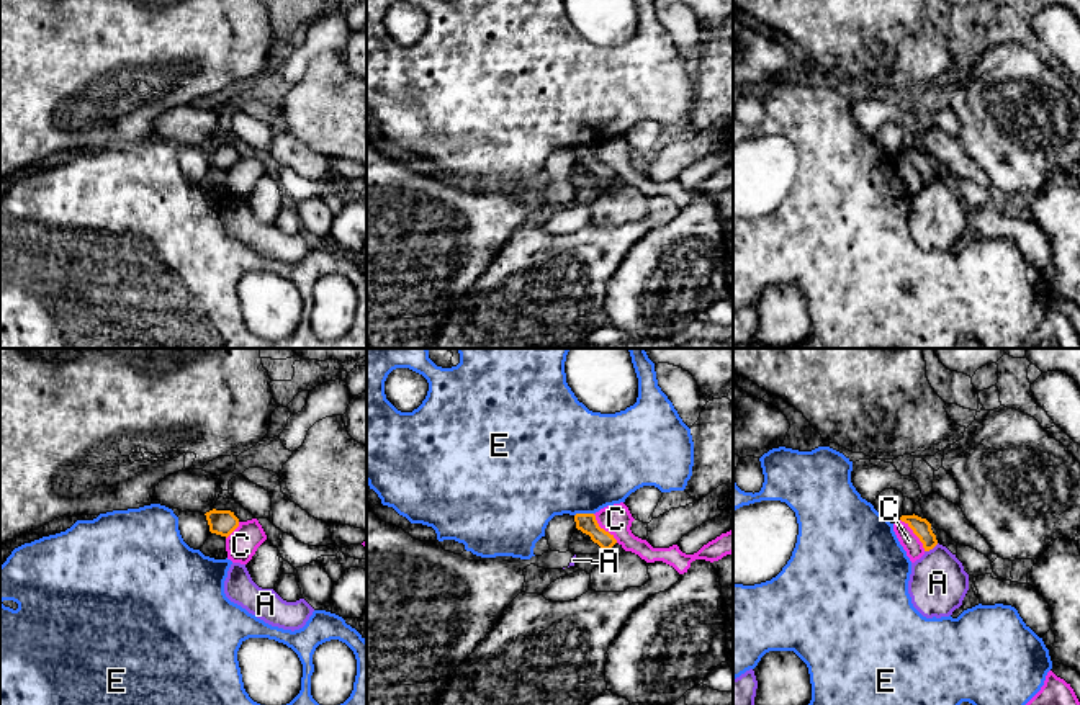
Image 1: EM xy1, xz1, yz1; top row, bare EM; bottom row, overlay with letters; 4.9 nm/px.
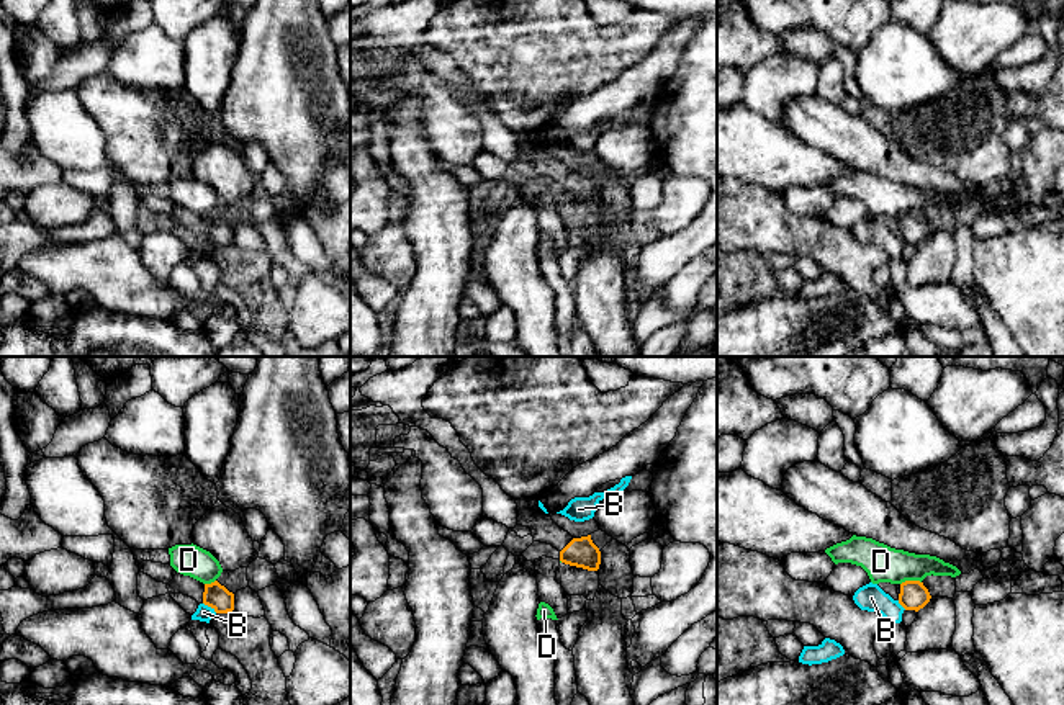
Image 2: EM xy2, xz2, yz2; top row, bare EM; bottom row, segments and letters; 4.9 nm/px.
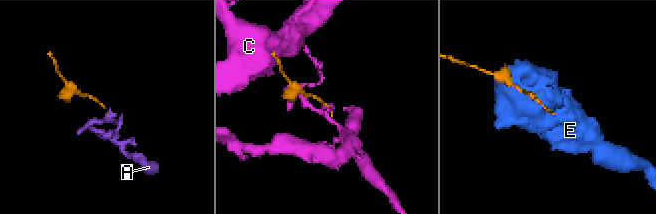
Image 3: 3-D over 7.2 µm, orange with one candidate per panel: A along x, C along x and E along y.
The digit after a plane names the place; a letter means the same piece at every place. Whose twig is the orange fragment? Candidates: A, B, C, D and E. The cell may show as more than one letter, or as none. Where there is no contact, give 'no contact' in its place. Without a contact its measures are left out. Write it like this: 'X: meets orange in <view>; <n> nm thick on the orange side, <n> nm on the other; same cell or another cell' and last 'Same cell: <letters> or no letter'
A: meets orange in yz1; 90 nm thick on the orange side, 280 nm on the other; another cell
B: meets orange in xy2; 120 nm thick on the orange side, 80 nm on the other; another cell
C: meets orange in yz1; 90 nm thick on the orange side, 90 nm on the other; another cell
D: meets orange in yz2; 140 nm thick on the orange side, 180 nm on the other; another cell
E: meets orange in xz1; 100 nm thick on the orange side, 500 nm on the other; another cell
Same cell: no letter

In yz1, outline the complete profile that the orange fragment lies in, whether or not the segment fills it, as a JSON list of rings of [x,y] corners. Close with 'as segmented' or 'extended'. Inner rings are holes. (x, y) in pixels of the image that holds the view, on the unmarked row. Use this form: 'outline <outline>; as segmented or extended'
outline [[[913,147],[913,149],[902,149],[900,154],[905,155],[920,172],[925,185],[929,185],[938,178],[936,168],[931,164],[931,157],[926,152],[921,152]]]; as segmented

